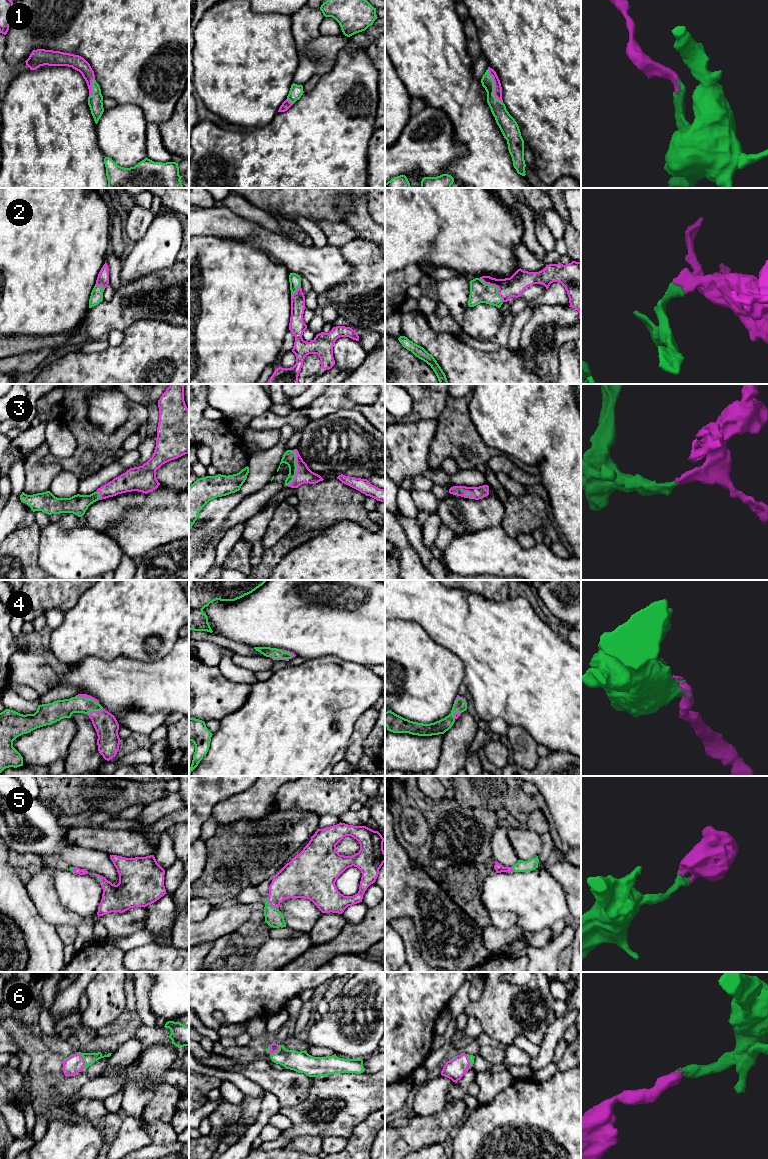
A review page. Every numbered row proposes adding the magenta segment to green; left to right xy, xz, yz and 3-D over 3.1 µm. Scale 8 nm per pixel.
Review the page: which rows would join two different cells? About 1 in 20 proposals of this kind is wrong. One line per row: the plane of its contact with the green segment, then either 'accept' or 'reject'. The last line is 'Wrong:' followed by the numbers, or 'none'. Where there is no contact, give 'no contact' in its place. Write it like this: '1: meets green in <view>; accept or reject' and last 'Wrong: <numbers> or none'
1: meets green in yz; accept
2: meets green in yz; accept
3: meets green in xz; accept
4: meets green in xy; accept
5: meets green in xz; accept
6: meets green in xy; accept
Wrong: none

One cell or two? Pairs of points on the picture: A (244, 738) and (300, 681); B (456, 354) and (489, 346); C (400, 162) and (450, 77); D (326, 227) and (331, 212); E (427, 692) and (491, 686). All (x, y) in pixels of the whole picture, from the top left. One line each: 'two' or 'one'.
A: one
B: two
C: two
D: two
E: two

